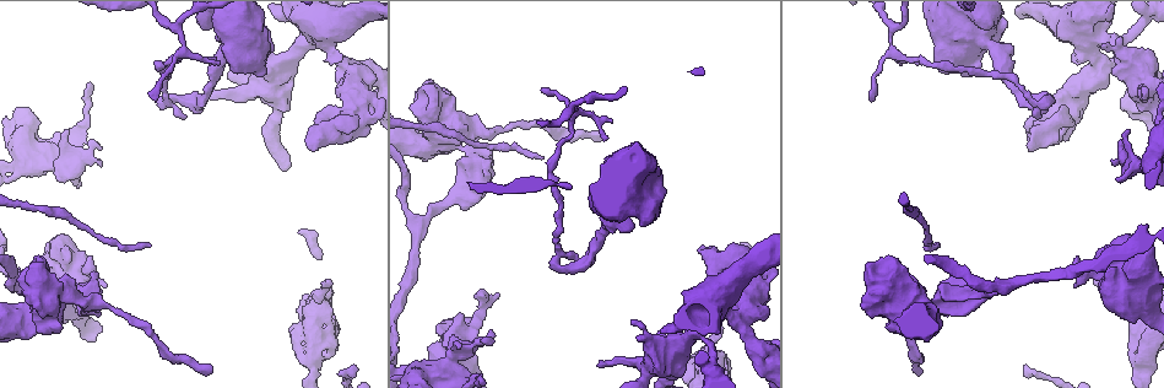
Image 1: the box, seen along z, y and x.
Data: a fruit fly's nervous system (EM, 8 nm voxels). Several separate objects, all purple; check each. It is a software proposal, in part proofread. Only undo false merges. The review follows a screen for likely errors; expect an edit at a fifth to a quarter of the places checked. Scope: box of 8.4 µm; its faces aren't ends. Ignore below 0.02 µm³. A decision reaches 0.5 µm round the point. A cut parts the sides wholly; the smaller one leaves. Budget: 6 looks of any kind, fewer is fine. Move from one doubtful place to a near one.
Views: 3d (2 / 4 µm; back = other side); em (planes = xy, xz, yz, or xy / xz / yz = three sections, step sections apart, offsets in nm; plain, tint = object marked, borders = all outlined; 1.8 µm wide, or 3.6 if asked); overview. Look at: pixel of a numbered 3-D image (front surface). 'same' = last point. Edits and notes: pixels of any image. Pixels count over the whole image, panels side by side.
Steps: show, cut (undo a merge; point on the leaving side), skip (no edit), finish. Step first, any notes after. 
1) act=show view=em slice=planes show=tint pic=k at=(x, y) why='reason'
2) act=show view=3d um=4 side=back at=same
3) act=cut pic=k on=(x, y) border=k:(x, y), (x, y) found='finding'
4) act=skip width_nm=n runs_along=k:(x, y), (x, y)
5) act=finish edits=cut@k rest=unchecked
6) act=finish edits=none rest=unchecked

act=show view=em um=3.6 slice=yz step=8 show=tint pic=1 at=(306, 308) why='thick turns thin'

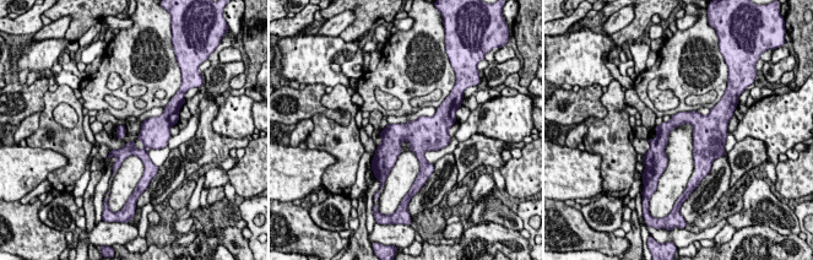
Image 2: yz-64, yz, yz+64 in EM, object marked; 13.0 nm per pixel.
act=show view=em um=3.6 slice=planes show=tint at=same why='cut it another way'

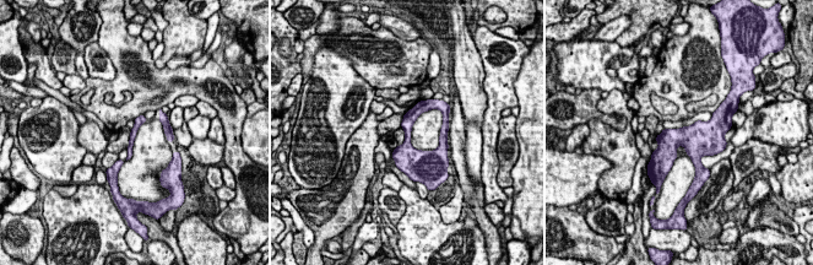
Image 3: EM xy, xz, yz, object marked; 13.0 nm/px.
act=skip found='one cell here'

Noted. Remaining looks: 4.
act=show view=em slice=planes show=plain pic=1 at=(1137, 276) why='calibre changes'

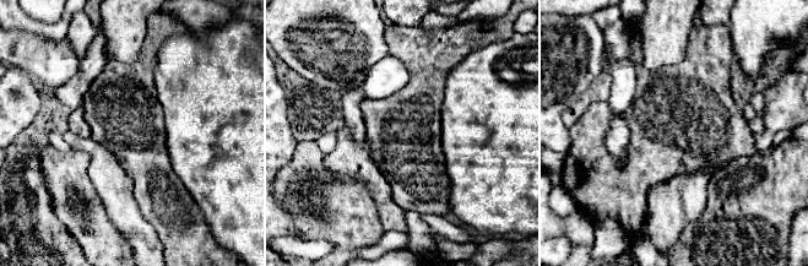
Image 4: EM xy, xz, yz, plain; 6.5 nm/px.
act=show view=em slice=planes show=tint at=same why='with the object marked'

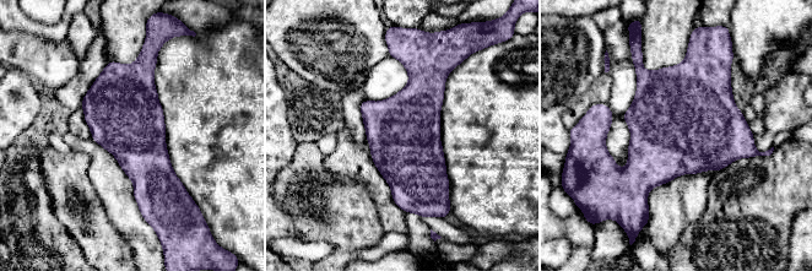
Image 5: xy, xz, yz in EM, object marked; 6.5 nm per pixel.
act=skip found='continuous, no second cell'

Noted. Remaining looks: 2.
act=show view=em slice=yz step=4 show=tint pic=1 at=(248, 38) why='abrupt turn'

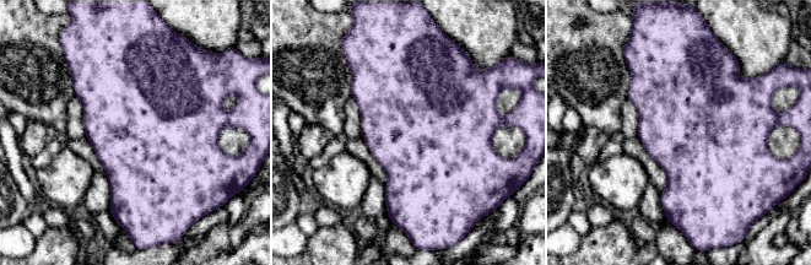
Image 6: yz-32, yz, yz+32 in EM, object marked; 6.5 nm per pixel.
act=skip found='continuous, no second cell'

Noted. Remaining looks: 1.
act=finish edits=none rest=unchecked

